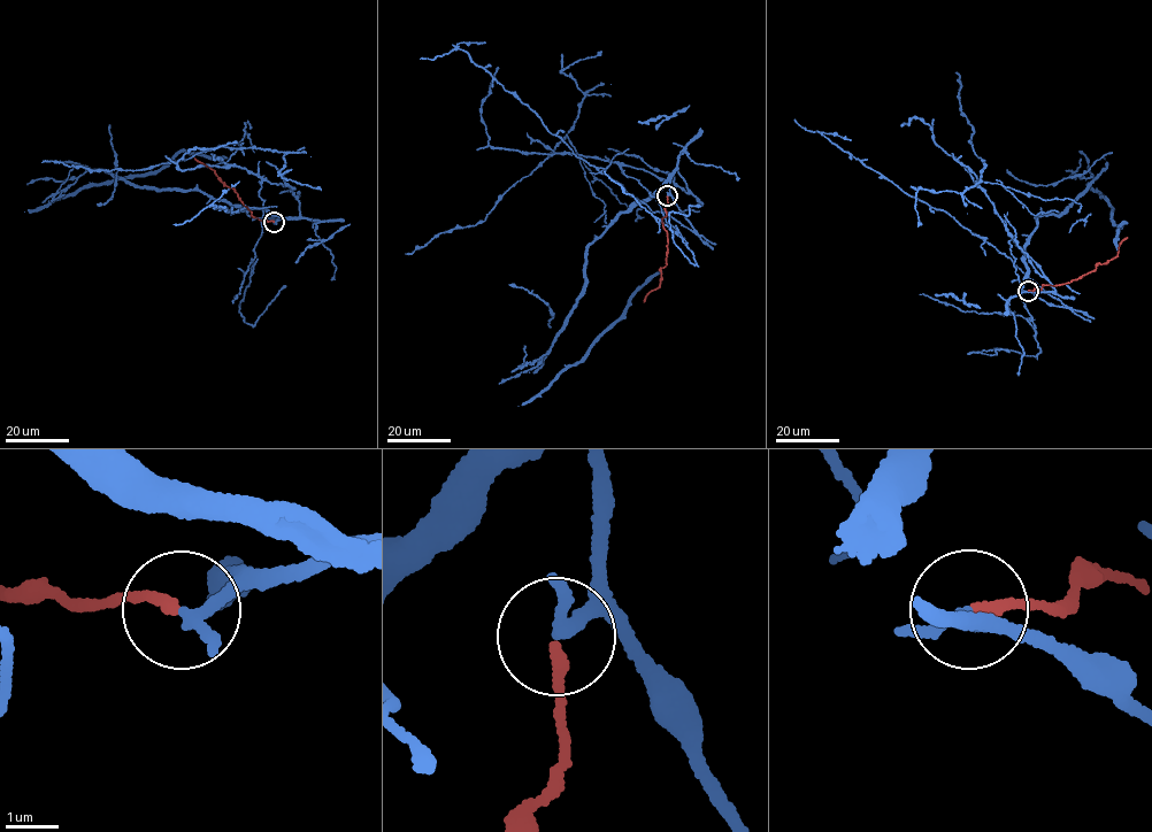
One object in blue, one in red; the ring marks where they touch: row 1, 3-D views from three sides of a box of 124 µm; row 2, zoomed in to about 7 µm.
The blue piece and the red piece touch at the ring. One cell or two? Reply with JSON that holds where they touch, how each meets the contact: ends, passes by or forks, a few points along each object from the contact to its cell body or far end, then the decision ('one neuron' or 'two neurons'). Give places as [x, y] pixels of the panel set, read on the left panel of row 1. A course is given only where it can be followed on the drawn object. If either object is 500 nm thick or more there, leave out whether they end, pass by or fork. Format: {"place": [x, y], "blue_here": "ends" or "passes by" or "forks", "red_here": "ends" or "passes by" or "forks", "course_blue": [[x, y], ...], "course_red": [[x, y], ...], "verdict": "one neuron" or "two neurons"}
{"place": [274, 222], "blue_here": "passes by", "red_here": "ends", "course_blue": [[274, 221], [297, 217], [299, 202], [262, 179], [245, 322], [255, 324], [286, 286]], "course_red": [[274, 221], [254, 217], [233, 189], [193, 158]], "verdict": "two neurons"}

